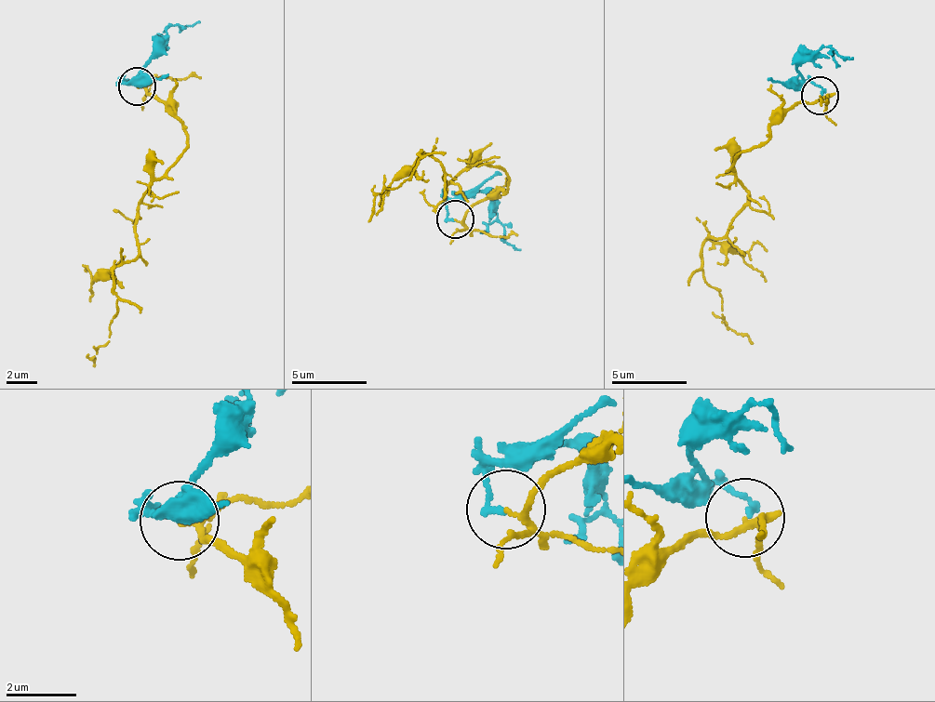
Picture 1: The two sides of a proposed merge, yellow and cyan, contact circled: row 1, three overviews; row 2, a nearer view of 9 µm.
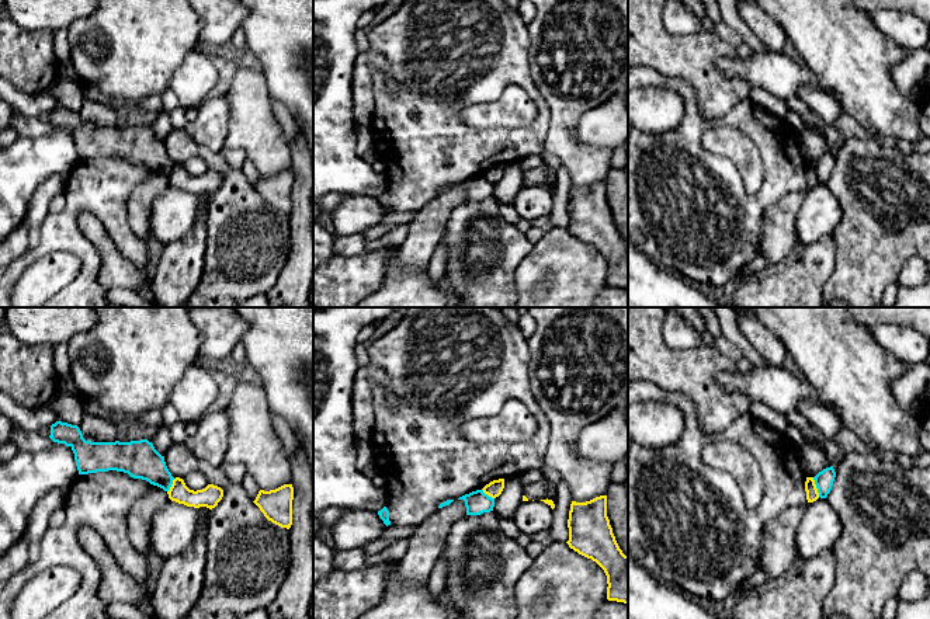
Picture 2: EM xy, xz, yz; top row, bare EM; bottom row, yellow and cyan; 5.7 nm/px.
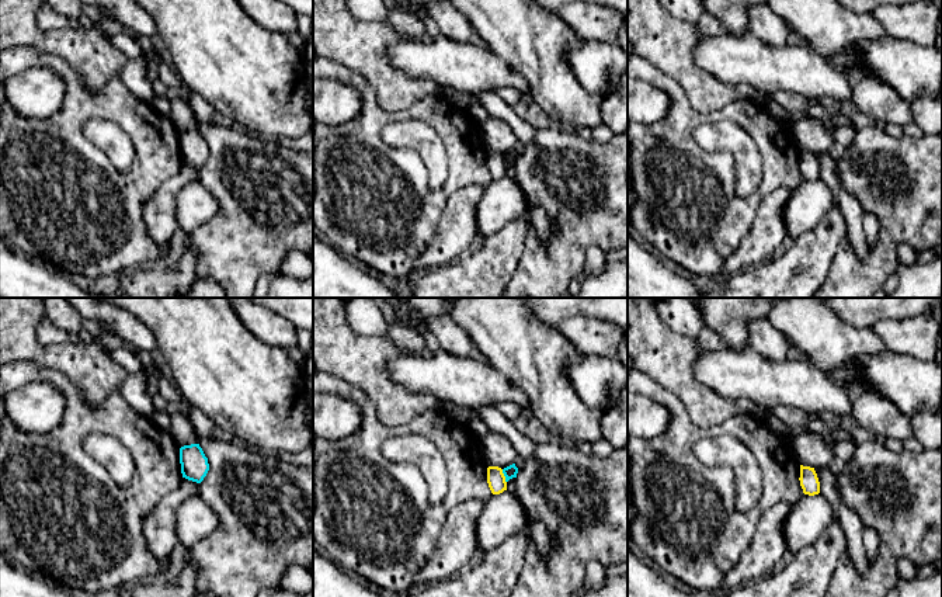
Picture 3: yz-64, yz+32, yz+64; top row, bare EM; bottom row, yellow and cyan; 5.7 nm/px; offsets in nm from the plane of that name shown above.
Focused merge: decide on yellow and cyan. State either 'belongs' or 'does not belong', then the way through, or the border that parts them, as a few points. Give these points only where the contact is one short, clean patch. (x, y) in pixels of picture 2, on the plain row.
does not belong; border yz (812, 163), (819, 181)

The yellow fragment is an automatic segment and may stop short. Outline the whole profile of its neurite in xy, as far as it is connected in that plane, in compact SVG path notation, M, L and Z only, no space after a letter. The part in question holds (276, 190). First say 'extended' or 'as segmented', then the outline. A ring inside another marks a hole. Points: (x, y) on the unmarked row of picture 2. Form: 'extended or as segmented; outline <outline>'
as segmented; outline M284 170L275 175L260 175L253 187L264 202L273 209L289 215L292 211L292 170Z

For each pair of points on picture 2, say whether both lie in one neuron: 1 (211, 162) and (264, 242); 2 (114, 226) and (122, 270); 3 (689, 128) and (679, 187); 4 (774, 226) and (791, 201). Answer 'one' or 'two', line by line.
1: one
2: two
3: one
4: one

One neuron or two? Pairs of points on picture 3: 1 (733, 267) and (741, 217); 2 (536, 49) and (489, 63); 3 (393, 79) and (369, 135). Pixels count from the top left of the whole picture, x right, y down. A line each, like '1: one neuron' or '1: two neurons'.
1: two neurons
2: two neurons
3: two neurons

